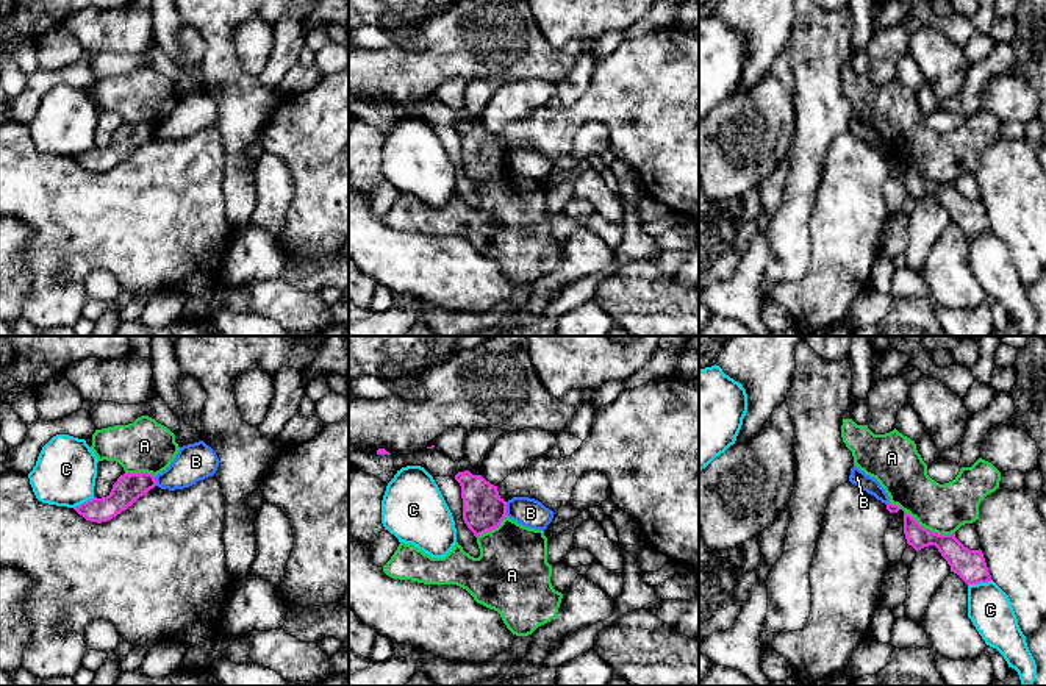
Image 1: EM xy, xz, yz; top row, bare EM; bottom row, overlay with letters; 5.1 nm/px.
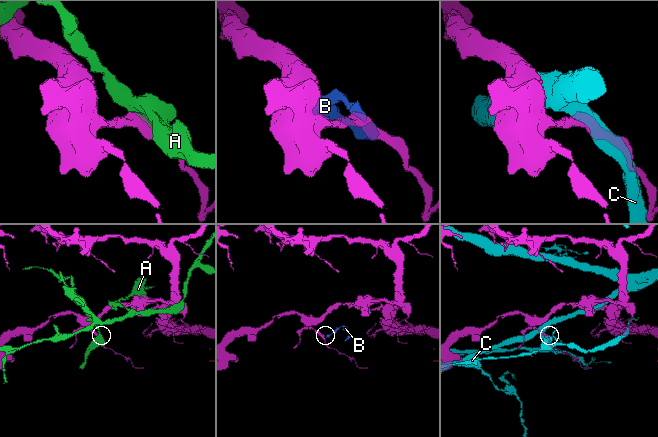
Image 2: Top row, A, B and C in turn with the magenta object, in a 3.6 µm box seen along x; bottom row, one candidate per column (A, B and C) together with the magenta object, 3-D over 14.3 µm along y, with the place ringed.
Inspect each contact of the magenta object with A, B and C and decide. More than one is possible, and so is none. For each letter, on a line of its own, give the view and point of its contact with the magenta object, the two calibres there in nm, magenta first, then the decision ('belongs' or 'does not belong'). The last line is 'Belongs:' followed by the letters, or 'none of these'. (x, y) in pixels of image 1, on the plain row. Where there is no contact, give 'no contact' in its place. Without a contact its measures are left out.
A: contact yz (929, 180); calibres 150 and 260 nm; does not belong
B: contact xz (505, 158); calibres 220 and 150 nm; does not belong
C: contact yz (979, 232); calibres 160 and 220 nm; does not belong
Belongs: none of these

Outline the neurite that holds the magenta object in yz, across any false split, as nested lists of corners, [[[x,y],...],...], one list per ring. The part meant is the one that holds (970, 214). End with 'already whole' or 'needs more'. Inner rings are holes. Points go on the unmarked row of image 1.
[[[904,161],[904,184],[907,194],[916,202],[935,195],[951,216],[951,222],[957,223],[966,234],[991,231],[982,200],[969,200],[955,188],[955,183],[938,184],[930,181]]]; already whole

